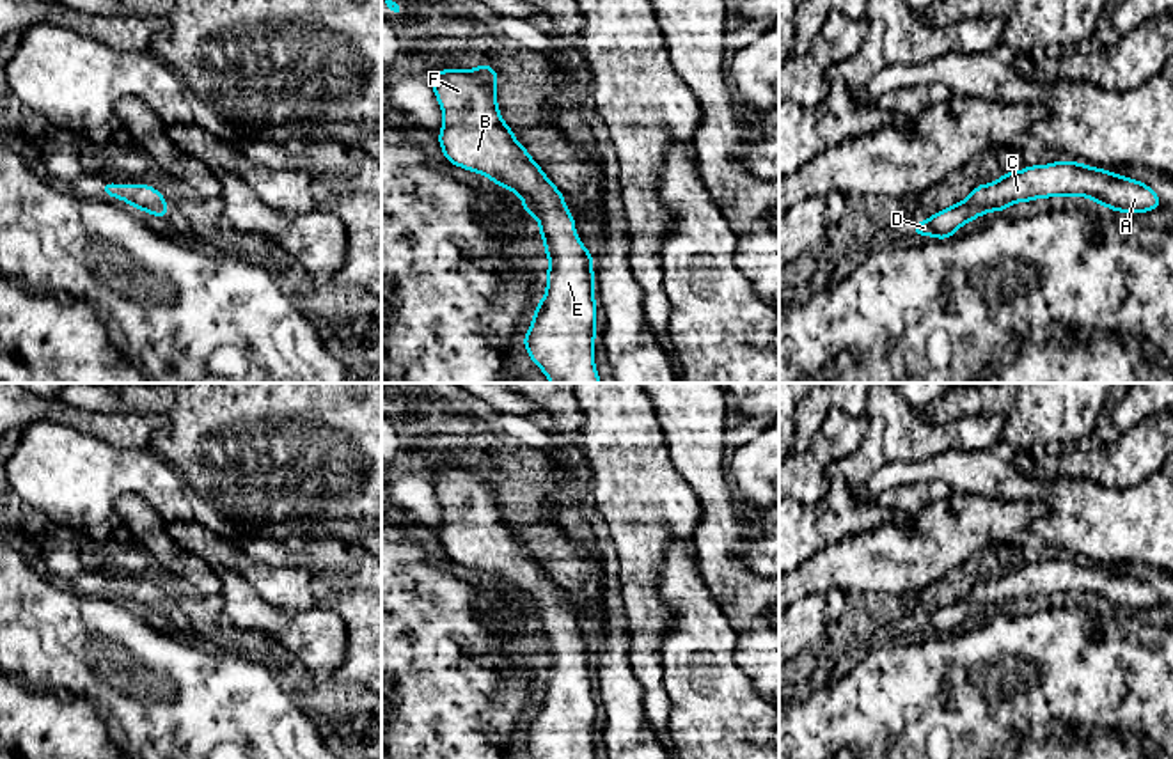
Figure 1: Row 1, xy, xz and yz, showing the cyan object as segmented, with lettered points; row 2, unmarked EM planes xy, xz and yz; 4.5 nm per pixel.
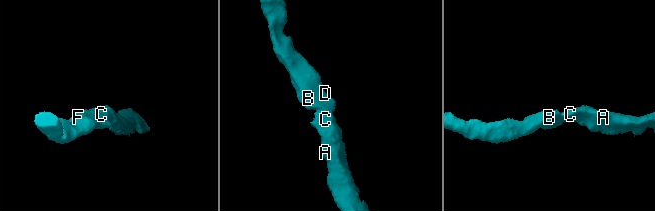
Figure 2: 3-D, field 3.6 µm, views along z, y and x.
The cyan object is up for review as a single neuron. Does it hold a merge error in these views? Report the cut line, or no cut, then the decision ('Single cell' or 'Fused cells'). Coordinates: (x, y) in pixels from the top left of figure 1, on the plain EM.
No split. Single cell

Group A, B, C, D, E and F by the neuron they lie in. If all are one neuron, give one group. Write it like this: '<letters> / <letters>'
A B C D E F

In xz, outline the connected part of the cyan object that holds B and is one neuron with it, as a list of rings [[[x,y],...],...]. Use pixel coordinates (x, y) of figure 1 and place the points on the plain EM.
[[[492,459],[470,466],[440,466],[431,484],[444,511],[437,532],[445,557],[465,567],[488,573],[495,583],[504,583],[522,594],[524,614],[534,612],[539,619],[539,635],[545,638],[543,653],[552,658],[545,667],[547,690],[536,700],[527,732],[520,738],[532,759],[594,759],[596,711],[594,670],[591,647],[575,630],[575,614],[559,589],[529,548],[516,539],[513,527],[502,518],[495,481],[500,477]]]

